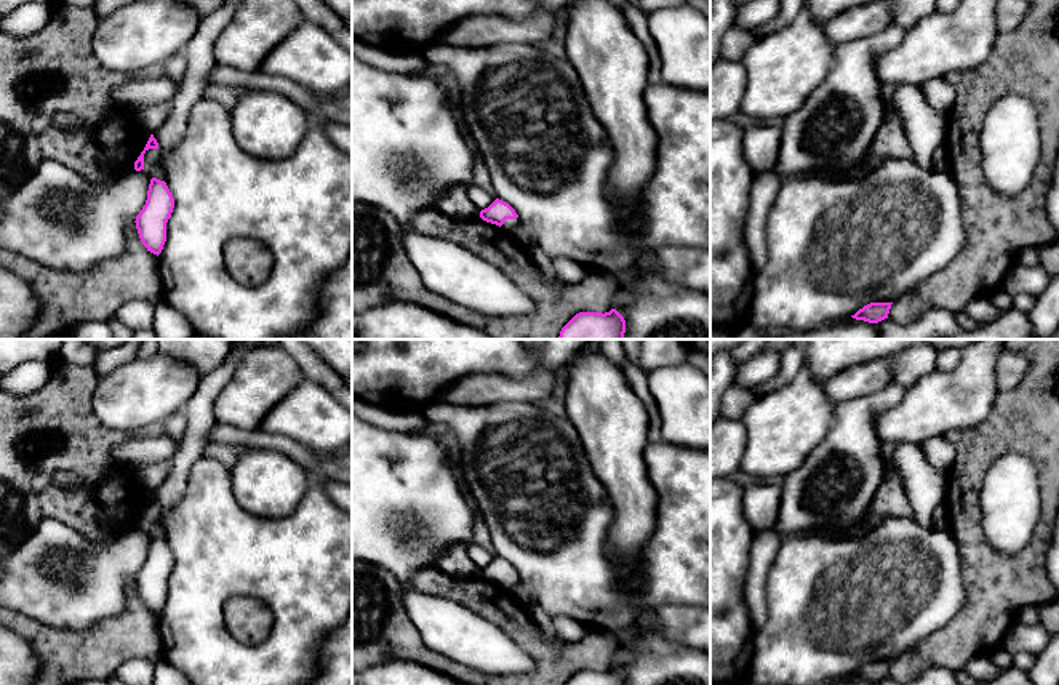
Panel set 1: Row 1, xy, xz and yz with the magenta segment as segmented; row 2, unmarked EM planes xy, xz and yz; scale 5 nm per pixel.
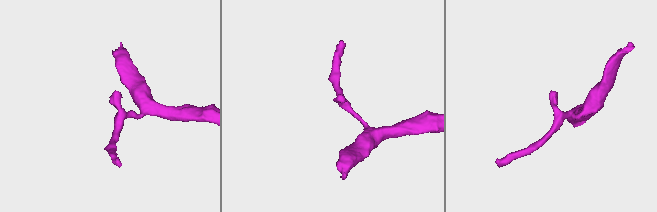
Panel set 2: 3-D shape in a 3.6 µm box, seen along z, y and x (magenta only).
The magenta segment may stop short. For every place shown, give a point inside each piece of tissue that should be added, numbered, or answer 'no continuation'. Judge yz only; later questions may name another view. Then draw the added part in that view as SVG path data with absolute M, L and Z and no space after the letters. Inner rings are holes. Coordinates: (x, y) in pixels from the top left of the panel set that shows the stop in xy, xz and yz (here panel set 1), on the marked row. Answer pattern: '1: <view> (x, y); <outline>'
no continuation

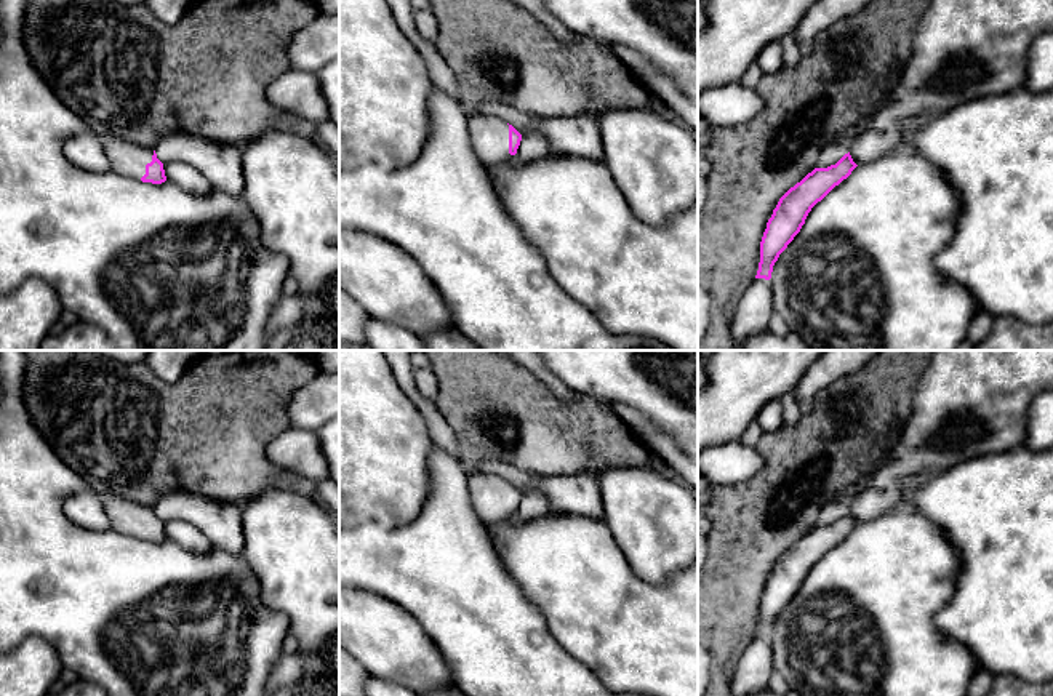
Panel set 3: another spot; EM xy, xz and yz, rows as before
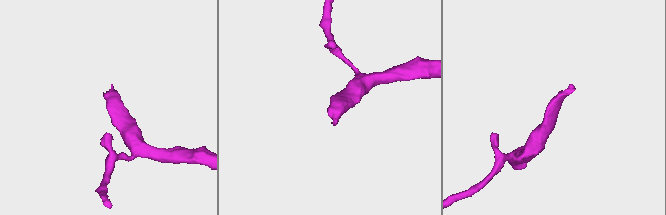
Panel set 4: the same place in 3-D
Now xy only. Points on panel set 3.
1: xy (156, 268); M0 0L0 296L14 291L29 278L40 278L56 290L64 310L101 328L120 350L264 350L270 339L266 333L267 320L283 298L282 286L290 272L288 258L262 245L258 219L242 195L230 197L213 189L208 195L197 197L168 179L162 184L142 182L141 178L146 174L146 165L152 162L154 149L115 136L98 136L64 106L35 70L22 45L26 8L27 0ZM80 133L94 134L102 142L110 162L107 173L91 173L67 160L64 142Z

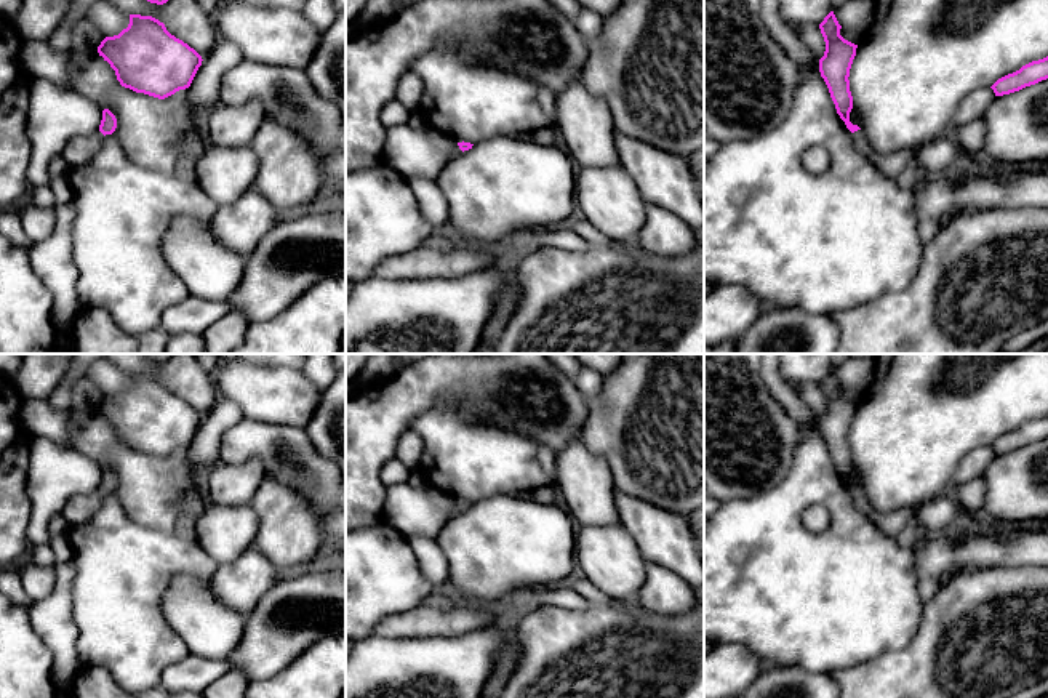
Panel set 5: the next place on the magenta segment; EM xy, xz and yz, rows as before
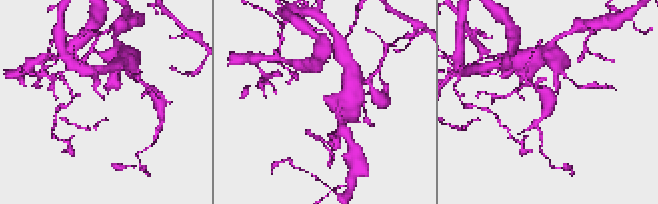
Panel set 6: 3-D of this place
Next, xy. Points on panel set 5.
1: xy (80, 149); M99 130L88 136L75 136L66 144L62 155L70 163L86 163L99 150L102 139L104 134Z

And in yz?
1: yz (895, 164); M862 130L851 133L856 150L877 166L885 176L896 179L912 162L910 150L898 150L891 154L880 154L870 144Z

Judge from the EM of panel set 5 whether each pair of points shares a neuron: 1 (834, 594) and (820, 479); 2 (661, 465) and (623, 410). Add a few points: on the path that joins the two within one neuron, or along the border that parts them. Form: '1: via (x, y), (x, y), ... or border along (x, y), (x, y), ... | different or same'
1: via (839, 565), (839, 508) | same
2: via (661, 452), (636, 423) | same

